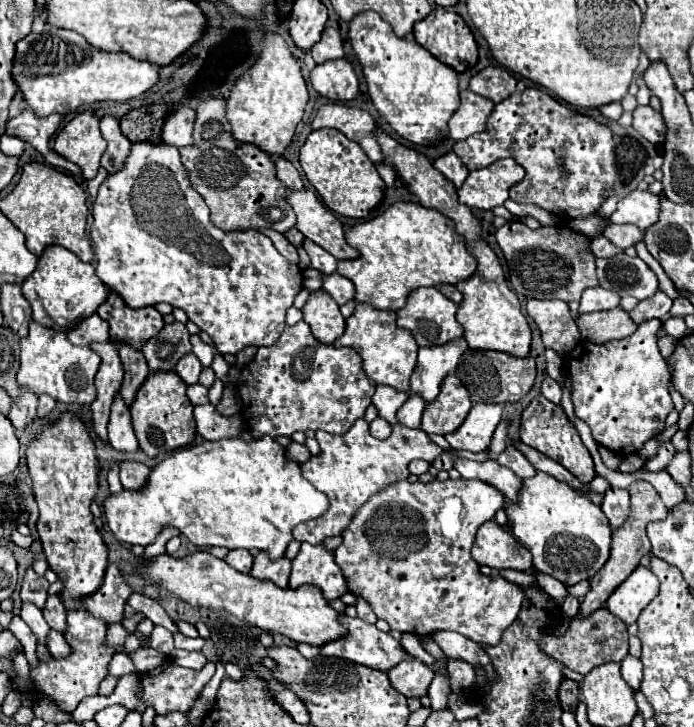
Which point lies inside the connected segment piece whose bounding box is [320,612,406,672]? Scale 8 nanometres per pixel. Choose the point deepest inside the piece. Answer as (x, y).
(364, 644)

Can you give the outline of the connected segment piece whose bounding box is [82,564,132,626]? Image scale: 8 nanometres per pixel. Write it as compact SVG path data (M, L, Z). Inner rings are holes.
M110 564L106 568L100 588L94 594L86 596L82 604L94 618L100 618L110 626L124 618L124 604L130 594L132 588L124 582L120 570L114 564Z

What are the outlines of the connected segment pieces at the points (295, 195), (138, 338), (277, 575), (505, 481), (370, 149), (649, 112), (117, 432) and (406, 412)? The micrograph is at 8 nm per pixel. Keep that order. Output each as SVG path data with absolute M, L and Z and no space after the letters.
M288 190L286 204L294 210L298 224L296 228L312 242L322 246L338 260L356 258L358 252L346 246L344 230L332 210L328 210L312 190Z
M110 290L108 300L98 308L98 314L110 324L110 340L122 340L140 350L140 344L162 330L164 320L154 306L130 308Z
M260 552L254 558L254 566L250 570L250 574L254 578L262 578L262 580L272 580L276 586L286 588L288 586L288 576L292 570L292 560L288 560L286 556L278 558L278 560L270 560L270 556L266 552Z
M452 448L446 452L454 456L454 468L460 472L462 478L480 478L480 480L492 484L494 488L498 488L506 496L508 502L516 502L518 490L522 488L522 478L518 478L512 470L500 466L494 460L474 462L474 460L460 458L460 456L456 456L456 452Z
M330 102L330 104L324 104L324 106L318 108L318 112L312 120L312 128L314 130L336 128L346 138L358 142L372 162L382 162L384 160L384 156L380 152L380 146L378 146L376 138L372 136L372 130L376 128L376 122L372 120L372 116L366 110L350 108L350 106L344 106L340 102Z
M636 106L636 110L632 112L634 120L632 126L652 144L660 144L662 142L662 134L666 132L664 120L660 116L660 112L652 110L652 106Z
M120 390L114 396L114 404L110 410L110 424L108 424L108 442L116 450L126 450L134 452L138 448L138 440L132 428L132 416L130 410L126 408L126 402L120 394Z
M410 394L408 400L398 408L396 416L398 422L406 428L420 428L420 420L422 420L422 410L424 410L424 400L420 398L420 394Z

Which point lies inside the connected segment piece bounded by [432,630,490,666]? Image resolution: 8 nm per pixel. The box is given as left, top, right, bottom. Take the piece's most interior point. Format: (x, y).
(453, 645)

